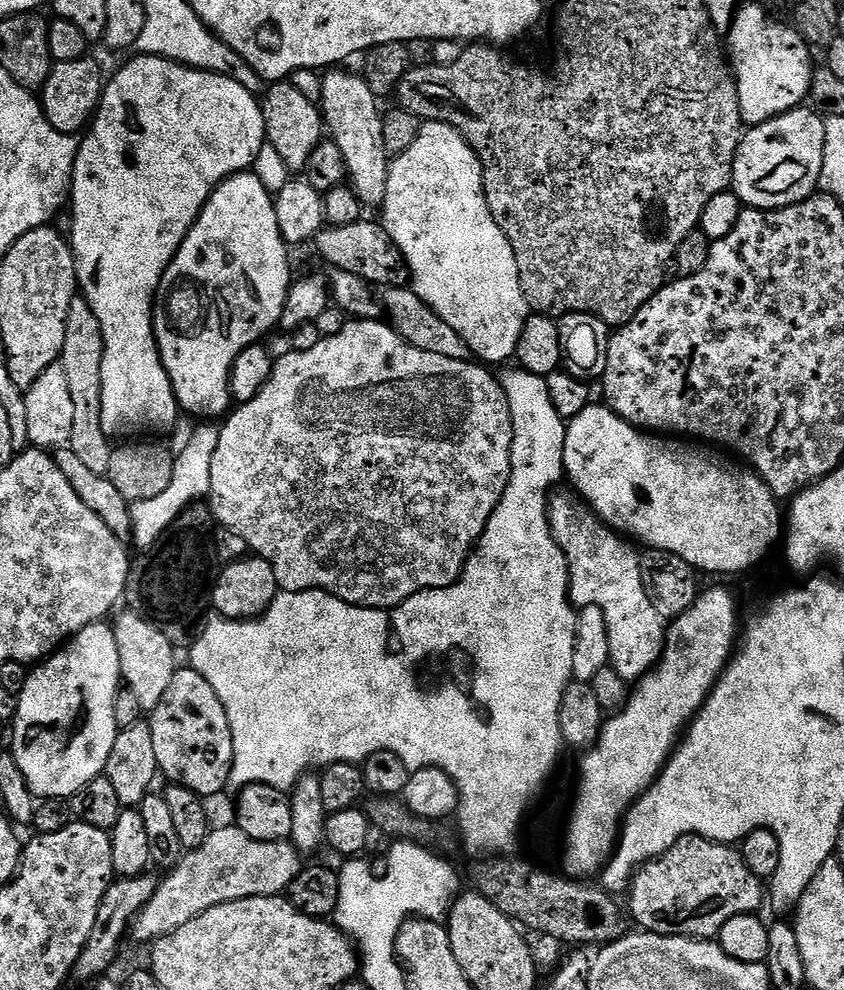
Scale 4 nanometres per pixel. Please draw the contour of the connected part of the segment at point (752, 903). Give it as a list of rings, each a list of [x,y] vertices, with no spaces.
[[[683,836],[633,875],[626,899],[631,919],[635,923],[637,920],[643,931],[712,940],[719,937],[730,918],[747,912],[756,914],[763,904],[765,907],[766,884],[746,866],[733,845],[716,844],[701,836]]]

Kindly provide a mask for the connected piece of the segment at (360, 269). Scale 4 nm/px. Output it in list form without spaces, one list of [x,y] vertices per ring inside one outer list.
[[[362,218],[350,226],[337,228],[325,226],[316,235],[314,247],[317,254],[328,263],[331,269],[357,275],[371,286],[380,284],[381,289],[402,288],[409,283],[408,263],[404,260],[402,250],[390,238],[383,223],[376,221],[375,224],[368,218]]]

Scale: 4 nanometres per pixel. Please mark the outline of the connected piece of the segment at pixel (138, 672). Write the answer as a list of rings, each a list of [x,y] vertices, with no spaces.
[[[124,610],[114,620],[114,627],[123,683],[138,698],[138,703],[144,710],[156,708],[158,702],[162,702],[162,694],[166,694],[166,689],[170,687],[170,678],[174,678],[176,673],[177,649],[168,641],[166,634],[162,634],[150,621],[144,620],[134,611]]]

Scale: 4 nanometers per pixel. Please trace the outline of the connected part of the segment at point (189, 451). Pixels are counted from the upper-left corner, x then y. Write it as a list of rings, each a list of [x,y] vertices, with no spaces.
[[[200,422],[195,425],[190,446],[175,457],[173,478],[158,498],[150,501],[138,501],[132,504],[132,539],[137,549],[154,546],[160,534],[175,522],[190,505],[203,501],[212,491],[210,486],[210,462],[214,462],[214,450],[218,450],[220,428],[212,422]]]

